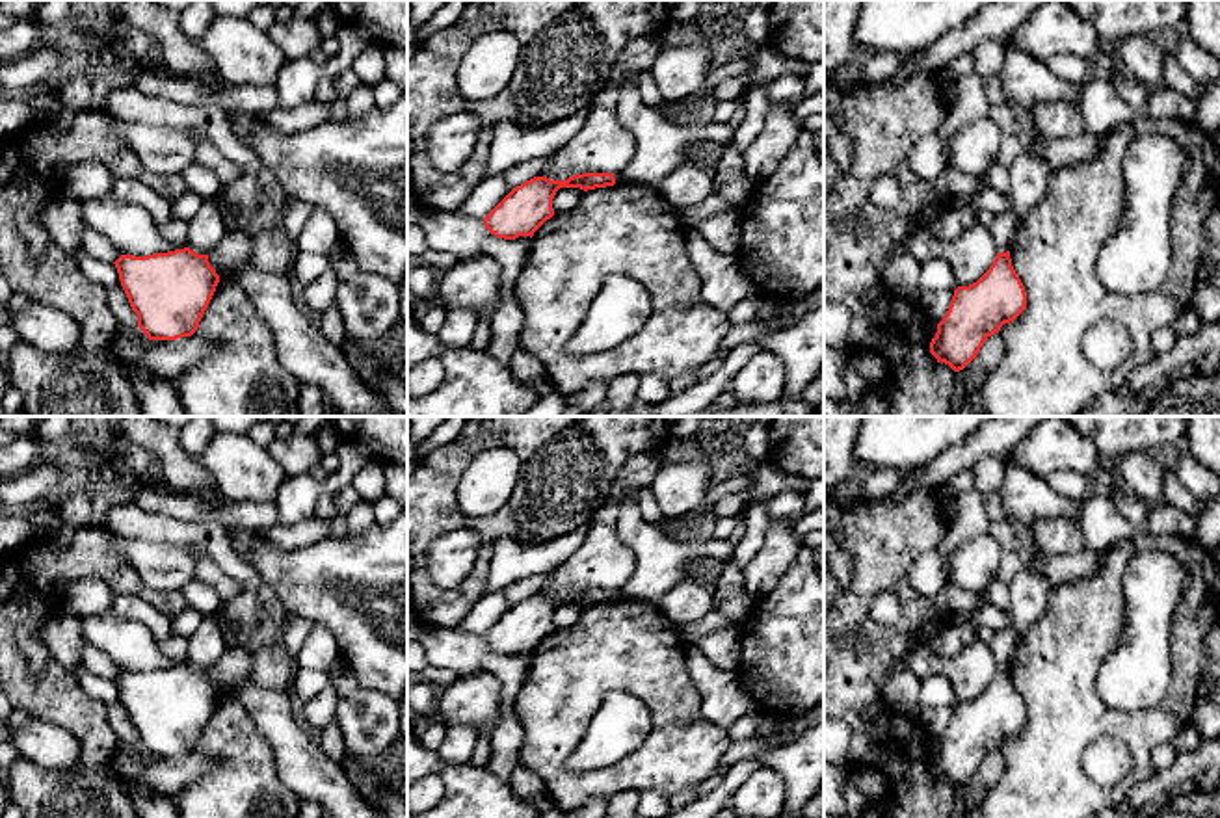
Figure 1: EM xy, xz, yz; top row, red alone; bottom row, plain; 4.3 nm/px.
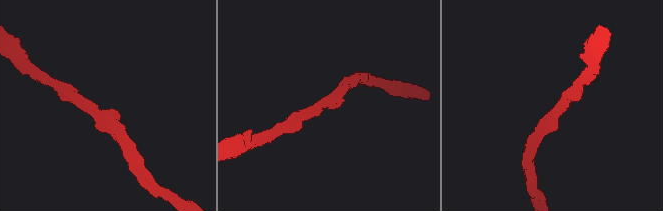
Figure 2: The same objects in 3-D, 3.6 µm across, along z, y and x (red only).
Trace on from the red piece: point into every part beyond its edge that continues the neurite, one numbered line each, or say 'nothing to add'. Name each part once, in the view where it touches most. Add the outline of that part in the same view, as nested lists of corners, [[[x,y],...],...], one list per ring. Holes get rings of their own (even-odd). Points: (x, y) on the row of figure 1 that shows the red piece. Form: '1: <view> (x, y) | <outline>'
nothing to add

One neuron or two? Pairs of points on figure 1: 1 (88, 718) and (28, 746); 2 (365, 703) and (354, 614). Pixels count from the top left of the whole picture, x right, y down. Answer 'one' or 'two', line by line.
1: two
2: two

